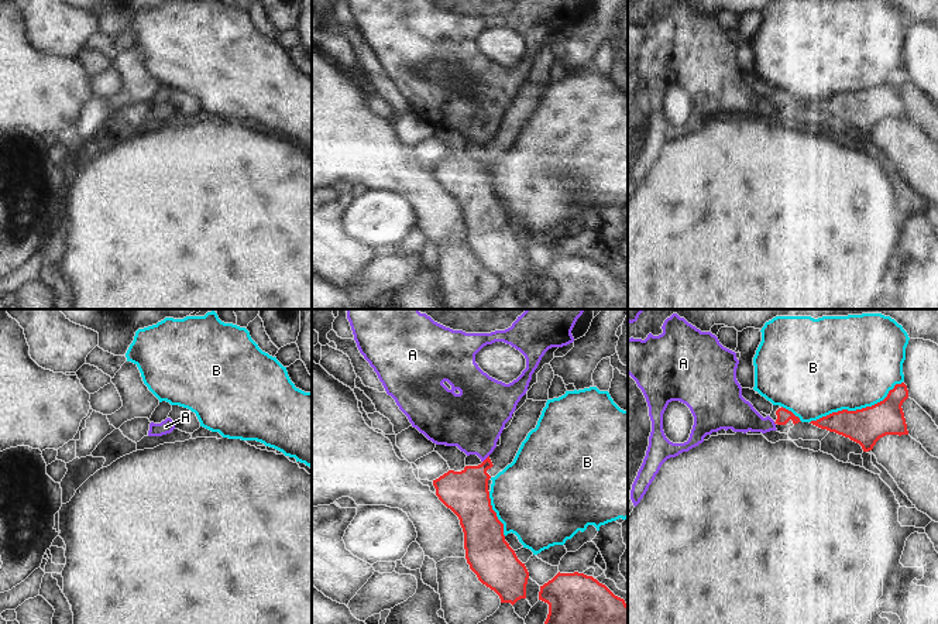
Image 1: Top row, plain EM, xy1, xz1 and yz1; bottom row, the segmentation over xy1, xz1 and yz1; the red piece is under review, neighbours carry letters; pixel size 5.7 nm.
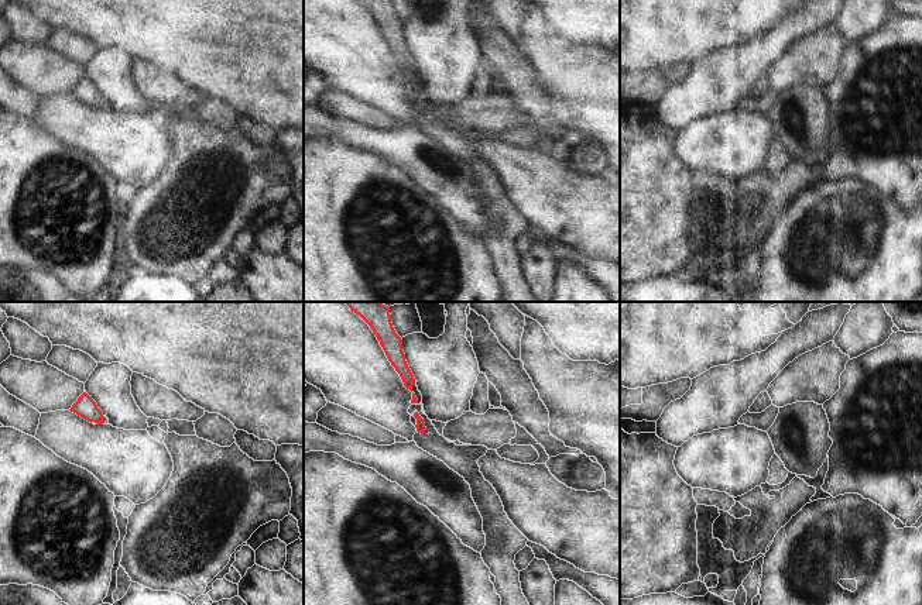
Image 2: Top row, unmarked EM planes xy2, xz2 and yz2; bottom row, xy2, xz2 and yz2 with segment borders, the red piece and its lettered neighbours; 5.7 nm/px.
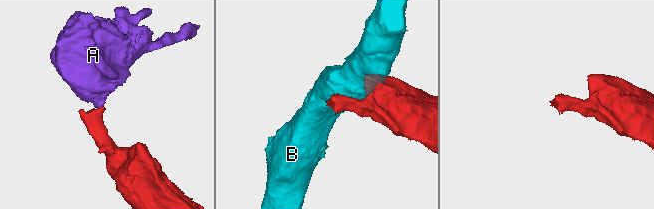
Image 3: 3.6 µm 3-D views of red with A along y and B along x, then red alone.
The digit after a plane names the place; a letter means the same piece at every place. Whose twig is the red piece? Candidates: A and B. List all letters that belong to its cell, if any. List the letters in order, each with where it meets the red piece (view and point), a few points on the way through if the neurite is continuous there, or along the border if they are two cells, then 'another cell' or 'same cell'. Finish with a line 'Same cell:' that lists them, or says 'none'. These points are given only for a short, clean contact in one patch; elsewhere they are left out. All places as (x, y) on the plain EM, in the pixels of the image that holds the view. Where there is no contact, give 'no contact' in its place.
A: xz1 (485, 143) | along xz1 (488, 139), (483, 146) | another cell
B: yz1 (856, 93) | another cell
Same cell: none

